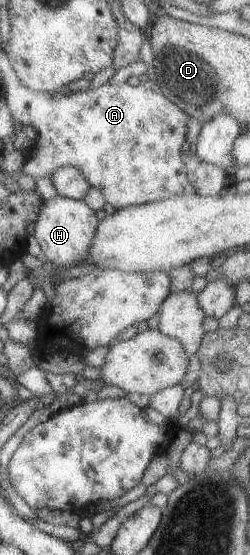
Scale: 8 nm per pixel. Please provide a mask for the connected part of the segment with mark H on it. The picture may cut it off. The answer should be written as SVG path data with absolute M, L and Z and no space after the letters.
M58 195L42 202L34 223L32 236L41 247L40 258L64 269L85 261L98 224L95 213L84 201Z

